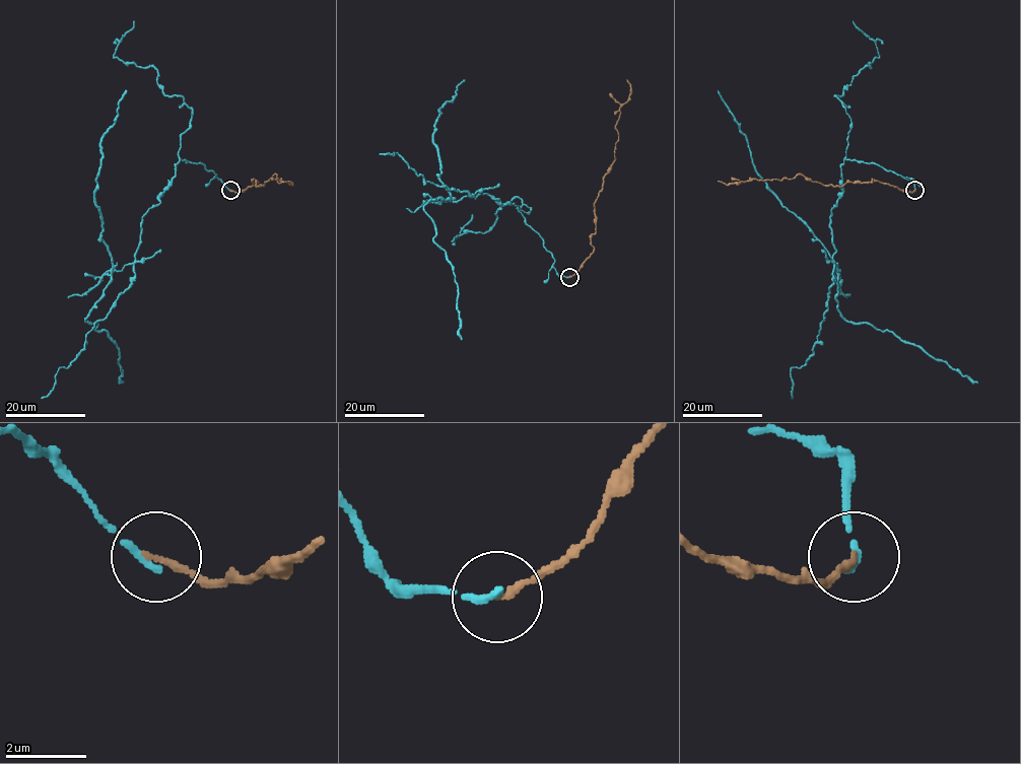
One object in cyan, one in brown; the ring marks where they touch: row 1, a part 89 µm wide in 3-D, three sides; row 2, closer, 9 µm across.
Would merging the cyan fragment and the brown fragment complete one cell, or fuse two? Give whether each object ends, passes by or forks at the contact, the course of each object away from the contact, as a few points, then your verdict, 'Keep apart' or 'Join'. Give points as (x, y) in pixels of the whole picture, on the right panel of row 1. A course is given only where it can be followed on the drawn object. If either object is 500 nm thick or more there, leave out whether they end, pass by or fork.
At the ring cyan ends. At the ring brown ends. Course of cyan: (914, 190), (911, 179), (844, 159), (842, 194), (830, 217), (837, 270), (762, 178), (718, 90). Course of brown: (914, 190), (902, 192), (873, 180), (823, 186), (799, 175), (737, 184), (718, 181). Keep apart

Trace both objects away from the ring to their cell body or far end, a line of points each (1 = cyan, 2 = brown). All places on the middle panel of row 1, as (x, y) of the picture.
1: (568, 277), (557, 274), (514, 203), (501, 205), (480, 192), (451, 200), (432, 134), (438, 110), (465, 80)
2: (569, 277), (594, 251), (595, 202), (614, 161), (618, 139), (615, 124), (619, 108), (630, 93), (626, 80)

